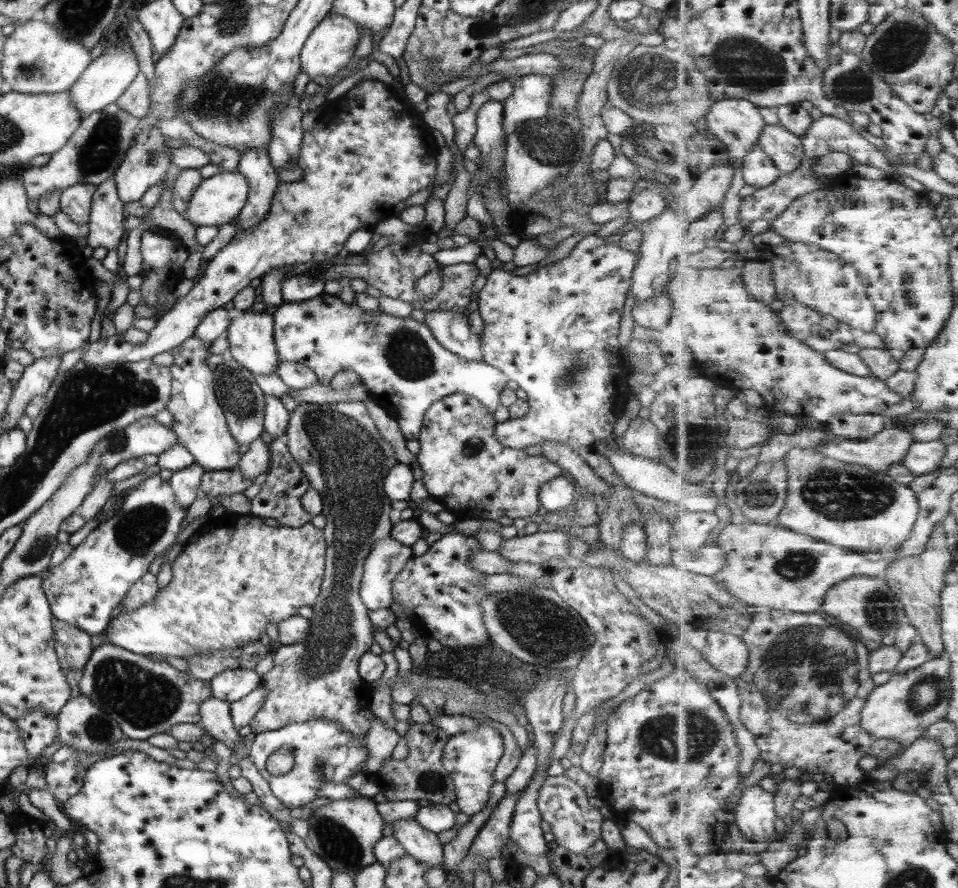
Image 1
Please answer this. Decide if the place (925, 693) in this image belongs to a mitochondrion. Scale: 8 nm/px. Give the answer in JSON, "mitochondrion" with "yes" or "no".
{"mitochondrion":"yes"}

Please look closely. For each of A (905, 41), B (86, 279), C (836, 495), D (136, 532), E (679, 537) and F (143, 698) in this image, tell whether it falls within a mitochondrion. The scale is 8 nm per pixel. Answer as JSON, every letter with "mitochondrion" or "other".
{"A":"mitochondrion","B":"other","C":"mitochondrion","D":"mitochondrion","E":"other","F":"mitochondrion"}

